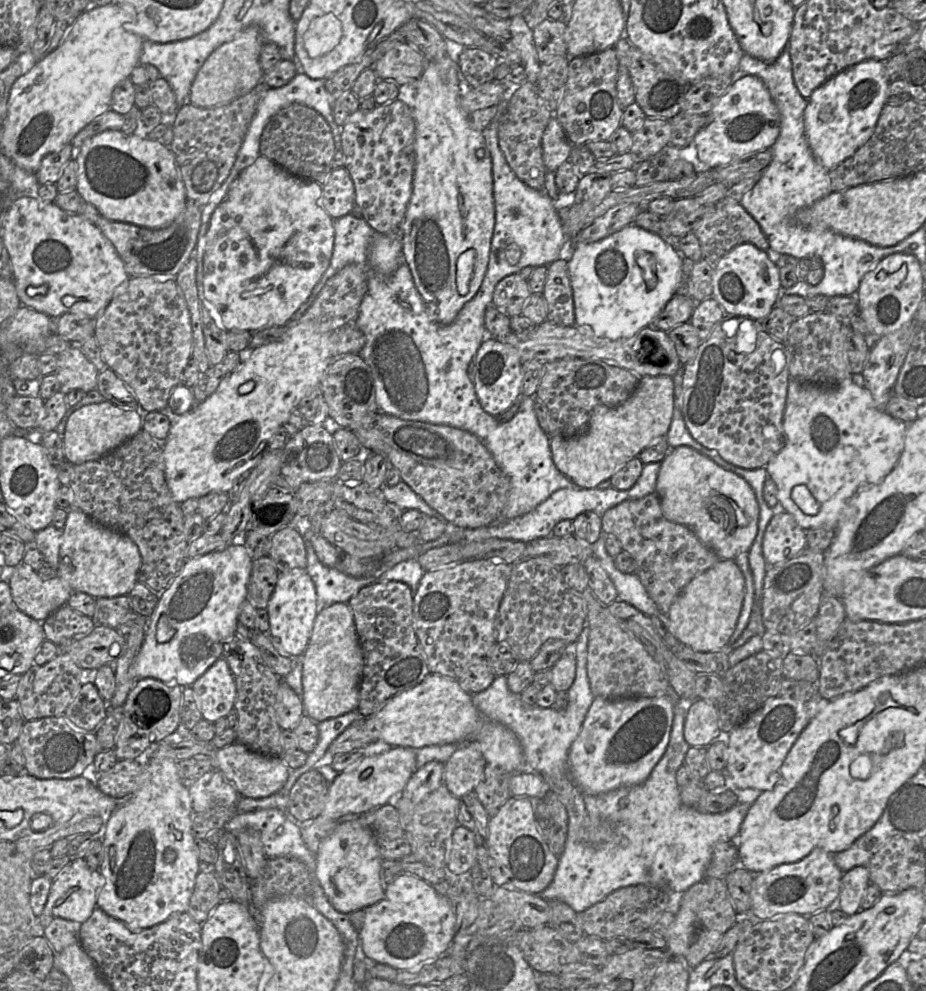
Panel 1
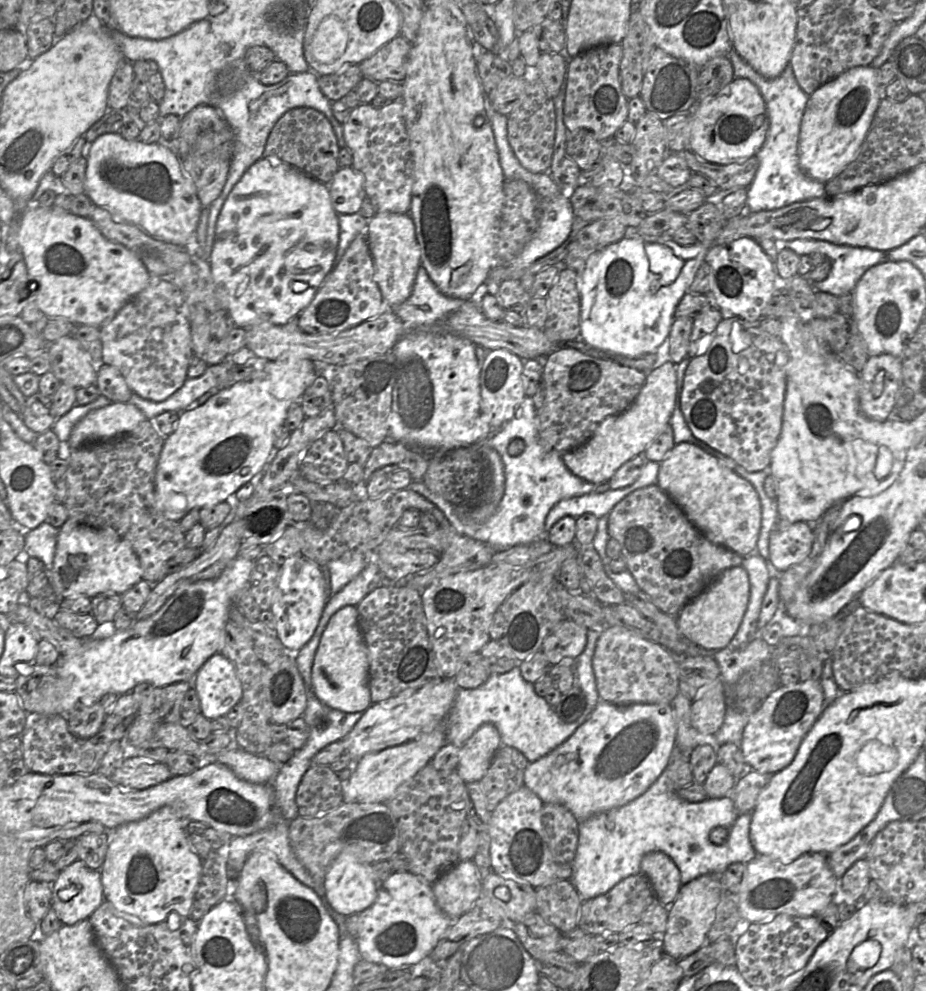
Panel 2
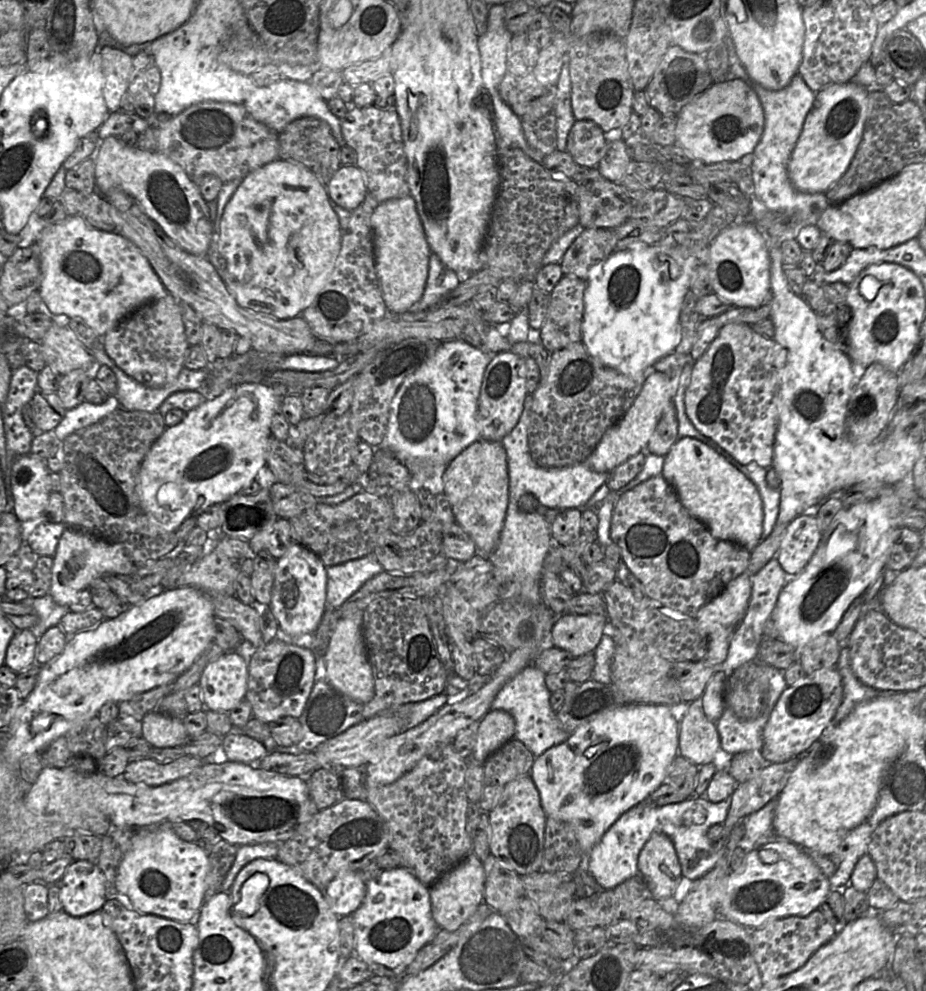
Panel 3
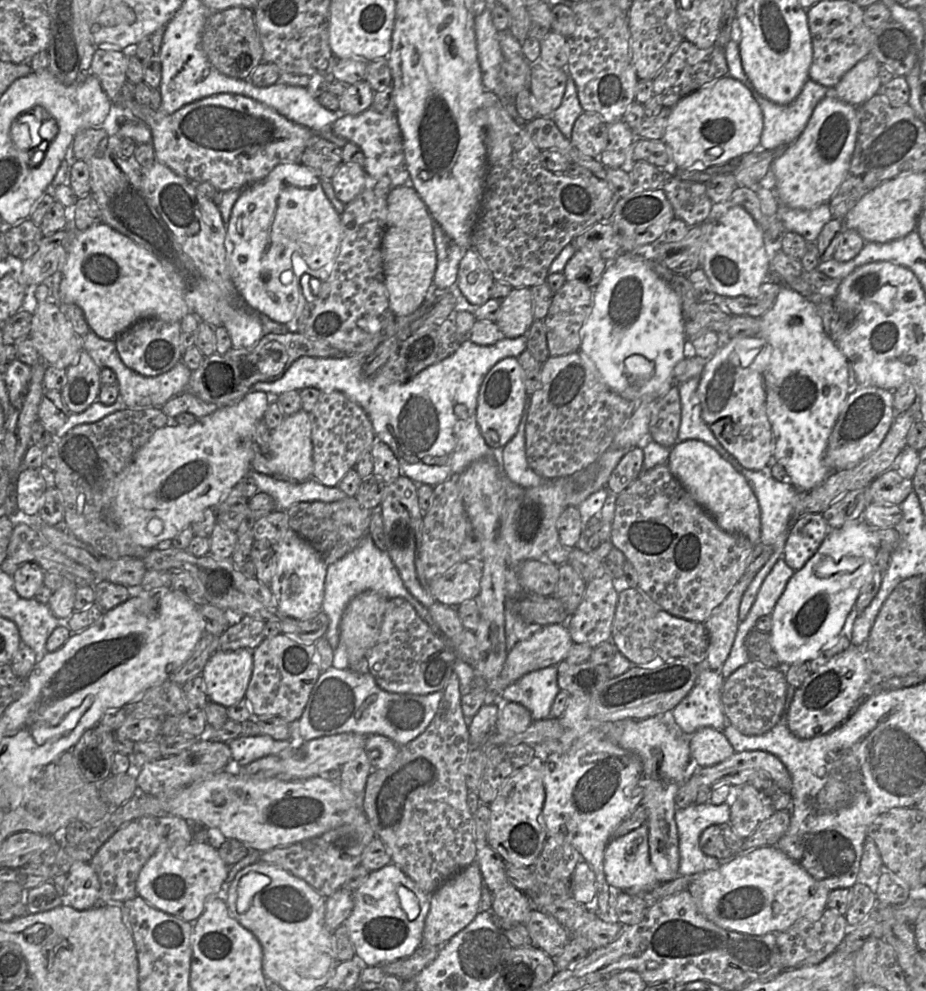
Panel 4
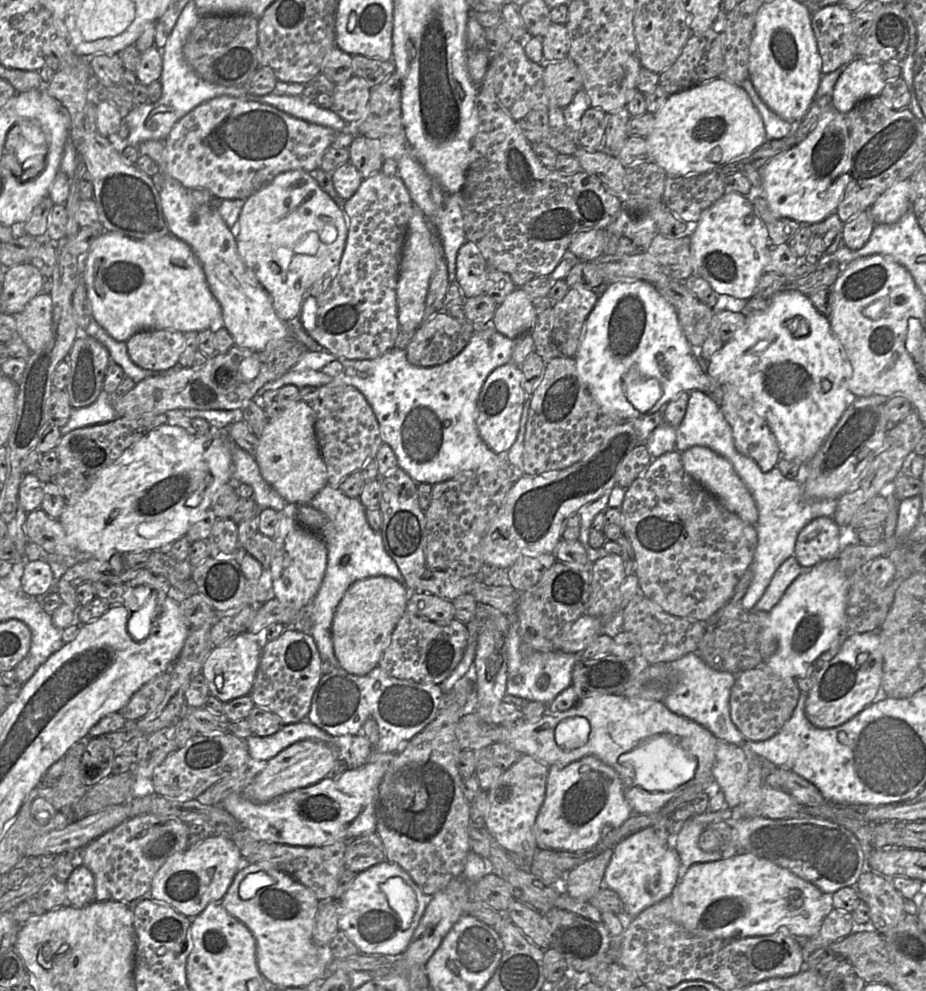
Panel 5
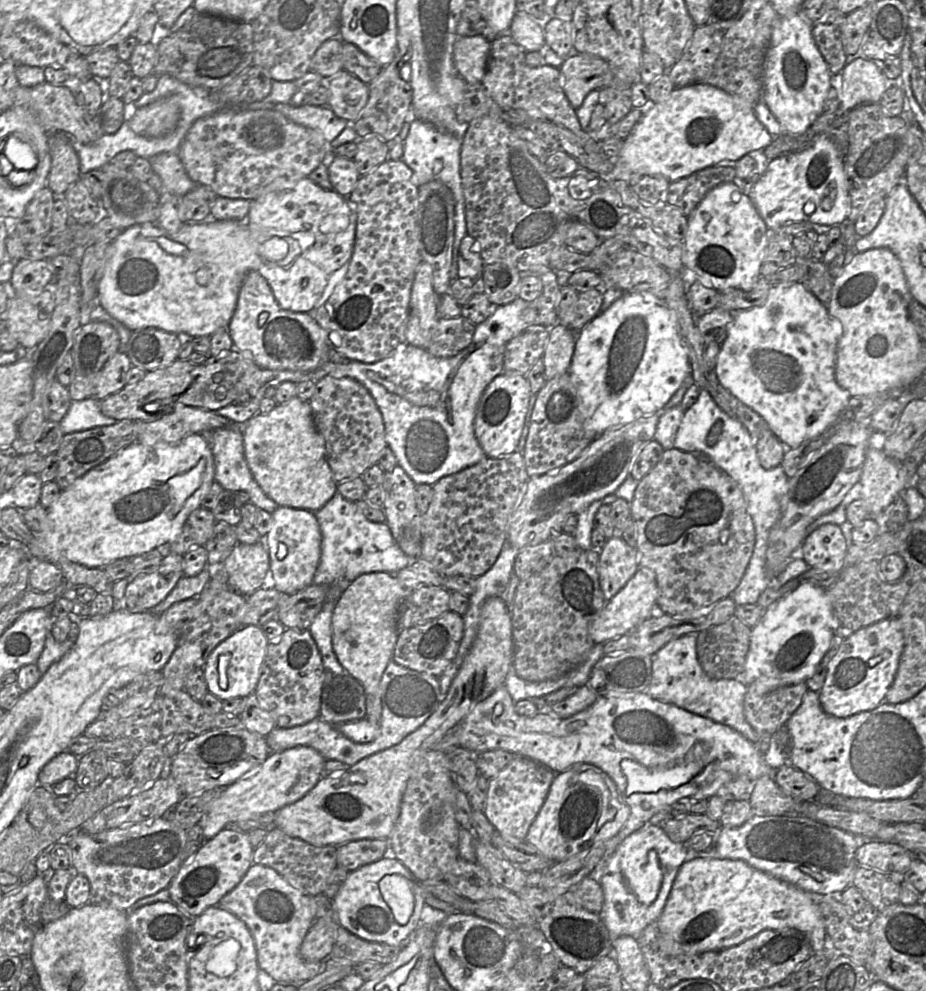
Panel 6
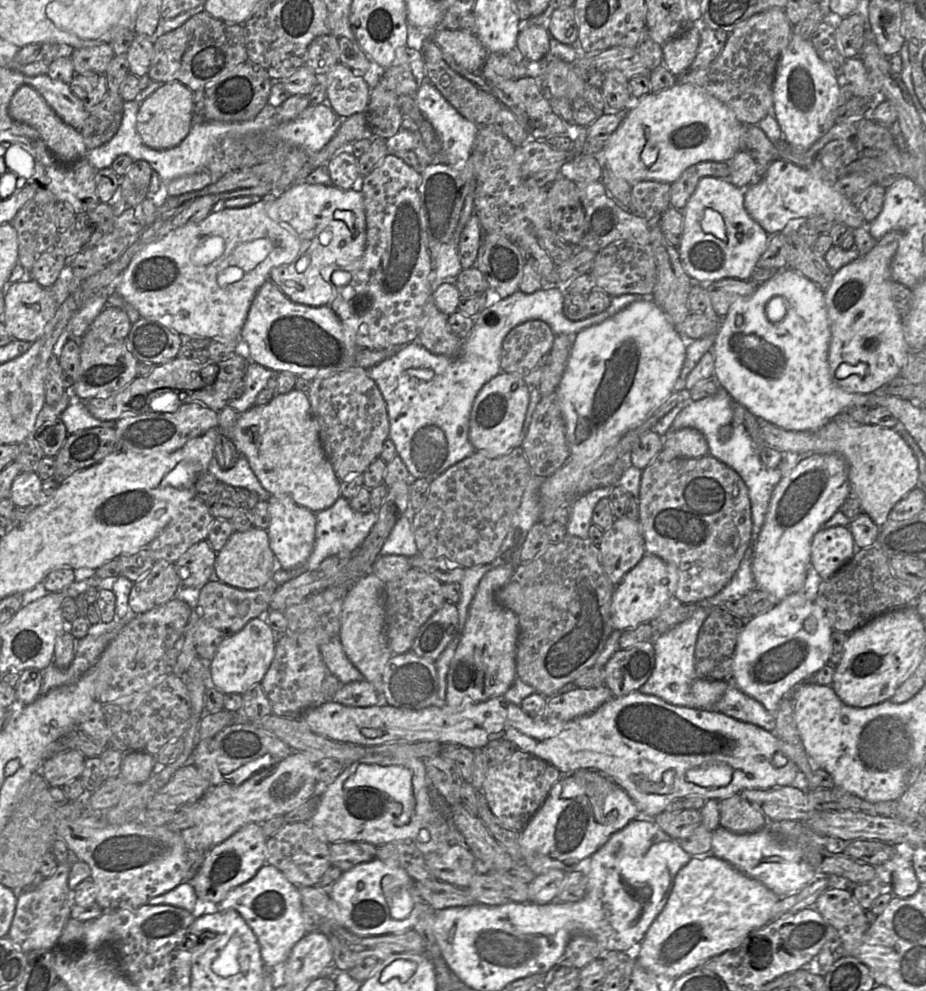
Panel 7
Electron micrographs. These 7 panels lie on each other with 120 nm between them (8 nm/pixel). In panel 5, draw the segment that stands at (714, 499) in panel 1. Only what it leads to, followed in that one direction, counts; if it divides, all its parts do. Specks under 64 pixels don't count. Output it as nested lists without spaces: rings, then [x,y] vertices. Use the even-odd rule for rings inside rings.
[[[692,446],[680,453],[683,467],[693,479],[720,500],[730,512],[751,525],[757,524],[758,509],[754,497],[726,458],[705,446]]]

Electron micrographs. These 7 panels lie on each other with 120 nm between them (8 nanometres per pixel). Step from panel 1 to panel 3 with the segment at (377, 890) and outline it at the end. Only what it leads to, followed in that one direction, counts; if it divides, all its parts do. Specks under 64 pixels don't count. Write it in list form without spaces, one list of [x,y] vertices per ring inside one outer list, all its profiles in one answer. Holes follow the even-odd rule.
[[[357,871],[341,872],[324,889],[324,895],[335,915],[352,916],[365,899],[366,883]]]

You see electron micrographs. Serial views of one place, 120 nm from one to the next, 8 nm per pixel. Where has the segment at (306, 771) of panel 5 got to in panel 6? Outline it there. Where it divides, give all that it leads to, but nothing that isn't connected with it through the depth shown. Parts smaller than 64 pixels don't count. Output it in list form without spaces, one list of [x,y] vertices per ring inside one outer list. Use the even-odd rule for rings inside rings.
[[[297,746],[282,752],[271,753],[260,765],[253,767],[245,776],[224,787],[210,811],[198,824],[202,827],[207,840],[214,838],[227,825],[245,821],[267,812],[297,802],[315,787],[320,778],[325,759],[313,748]]]

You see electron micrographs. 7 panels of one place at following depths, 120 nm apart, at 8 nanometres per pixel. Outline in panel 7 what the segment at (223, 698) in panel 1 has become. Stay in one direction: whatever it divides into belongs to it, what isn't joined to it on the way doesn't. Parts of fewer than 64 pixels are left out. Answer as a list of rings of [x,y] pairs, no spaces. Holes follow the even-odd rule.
[[[265,617],[250,620],[240,632],[218,646],[209,666],[213,686],[224,695],[243,695],[260,685],[273,660],[276,641],[277,636],[268,626]]]

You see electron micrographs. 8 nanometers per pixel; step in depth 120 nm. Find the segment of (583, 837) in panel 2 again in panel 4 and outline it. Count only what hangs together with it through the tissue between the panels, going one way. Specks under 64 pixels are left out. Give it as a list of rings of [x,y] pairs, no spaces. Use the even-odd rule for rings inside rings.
[[[710,802],[693,804],[685,809],[676,809],[675,823],[678,832],[679,875],[693,876],[720,866],[719,859],[702,852],[699,845],[701,833],[712,825],[722,826],[730,822],[730,807],[726,803],[713,805]],[[646,823],[629,833],[610,839],[604,851],[604,874],[610,886],[630,894],[643,894],[659,881],[649,858],[648,826]]]

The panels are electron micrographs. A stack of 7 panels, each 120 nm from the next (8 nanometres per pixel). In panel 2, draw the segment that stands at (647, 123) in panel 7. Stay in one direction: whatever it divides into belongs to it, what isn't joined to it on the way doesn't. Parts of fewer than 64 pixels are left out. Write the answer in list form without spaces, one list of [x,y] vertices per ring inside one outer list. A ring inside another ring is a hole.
[[[734,78],[718,94],[694,108],[690,150],[710,163],[726,165],[746,160],[756,155],[766,140],[766,104],[757,86],[746,78]]]

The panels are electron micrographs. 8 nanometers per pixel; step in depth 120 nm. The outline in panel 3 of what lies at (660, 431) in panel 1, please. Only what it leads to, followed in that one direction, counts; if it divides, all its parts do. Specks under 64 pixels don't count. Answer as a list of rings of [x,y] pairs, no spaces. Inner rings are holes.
[[[656,371],[648,375],[633,405],[625,415],[602,436],[594,451],[584,460],[584,464],[601,473],[611,473],[617,466],[647,450],[648,442],[668,405],[673,404],[679,376],[669,377]]]

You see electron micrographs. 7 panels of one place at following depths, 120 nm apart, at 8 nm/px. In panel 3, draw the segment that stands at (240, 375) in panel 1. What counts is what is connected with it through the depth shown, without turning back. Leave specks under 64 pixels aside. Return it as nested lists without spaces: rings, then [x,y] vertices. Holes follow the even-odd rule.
[[[261,383],[239,384],[186,412],[182,422],[165,429],[147,455],[139,474],[140,504],[158,532],[175,532],[187,518],[197,517],[212,505],[222,504],[255,480],[260,468],[267,465],[271,422],[280,411],[282,398]]]

